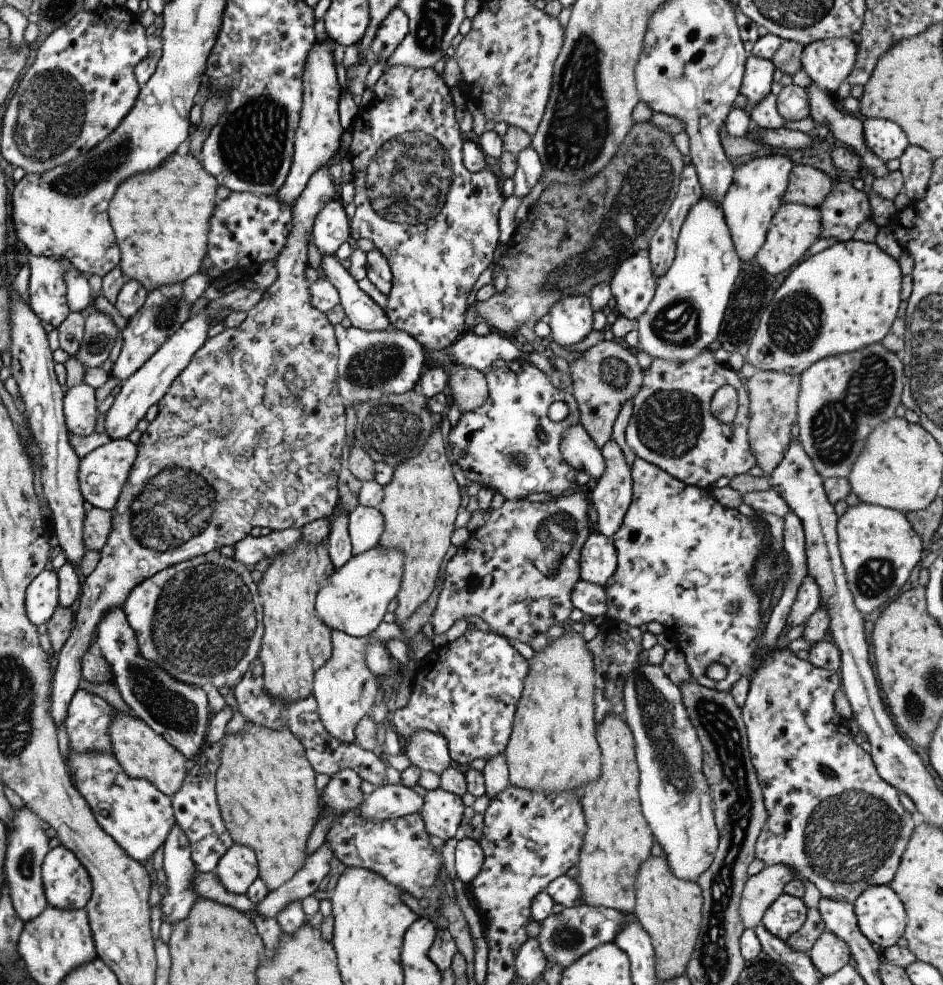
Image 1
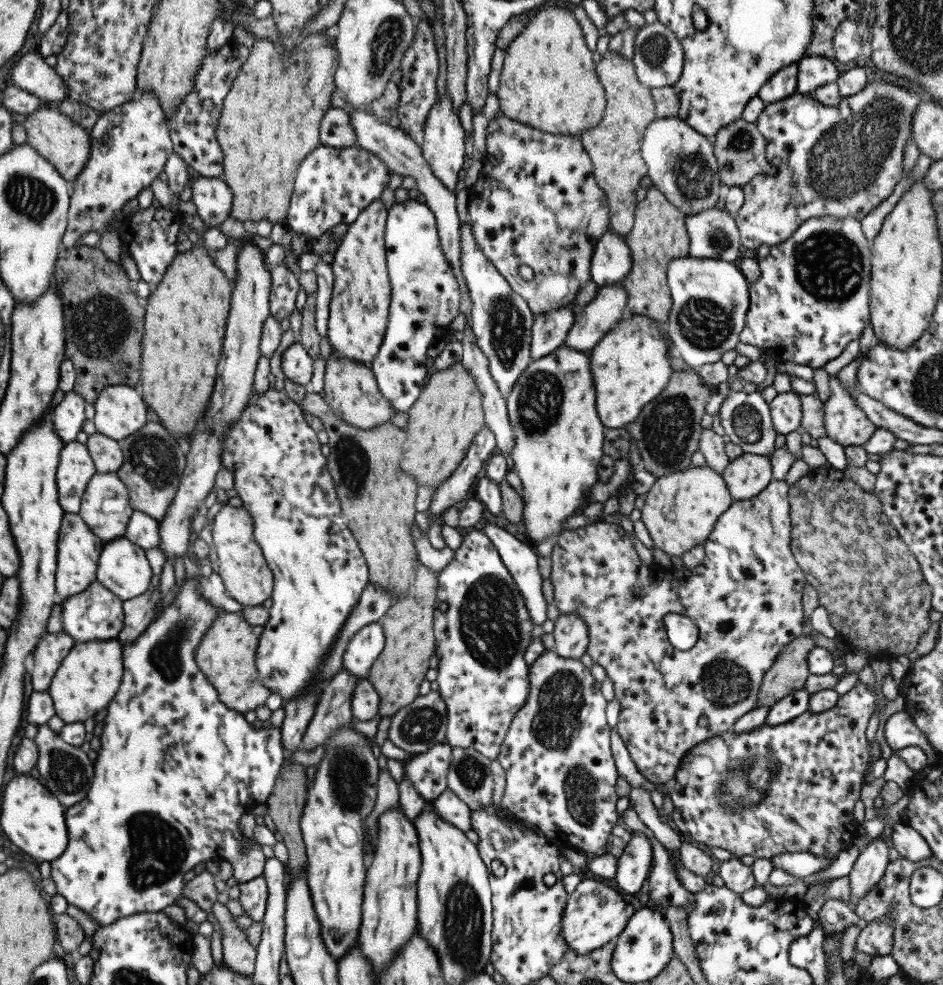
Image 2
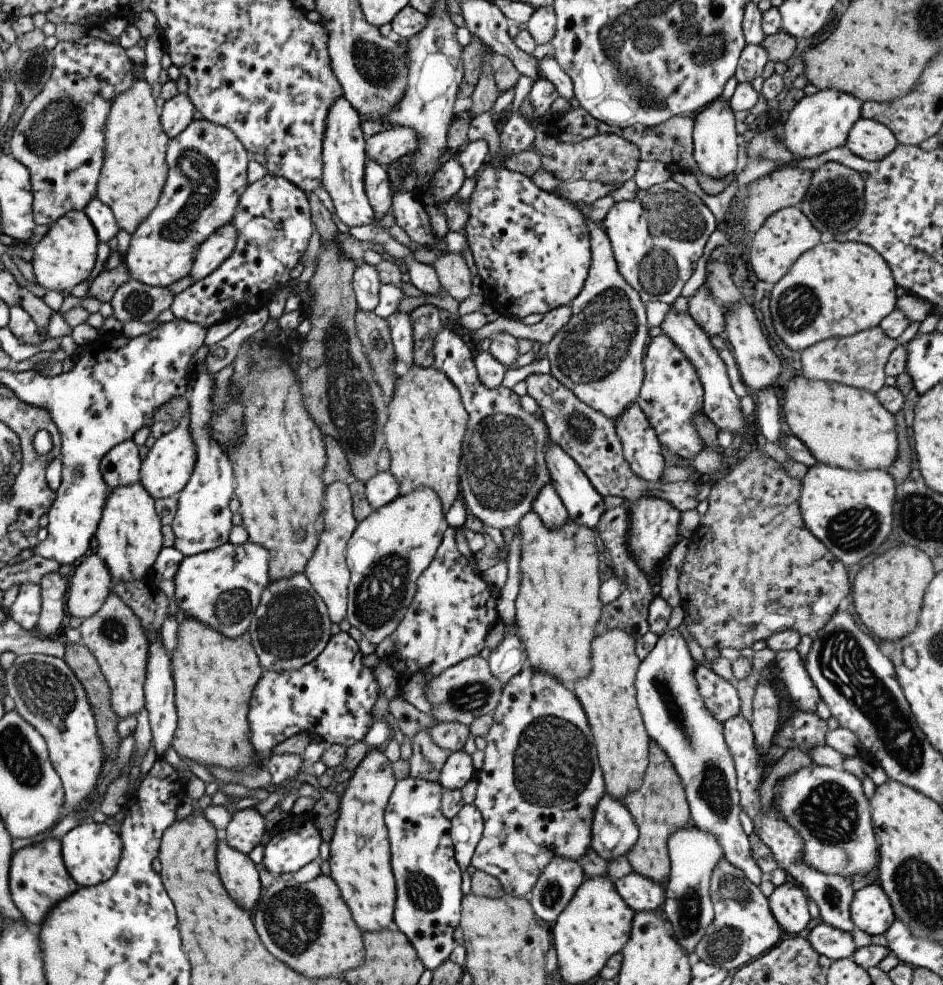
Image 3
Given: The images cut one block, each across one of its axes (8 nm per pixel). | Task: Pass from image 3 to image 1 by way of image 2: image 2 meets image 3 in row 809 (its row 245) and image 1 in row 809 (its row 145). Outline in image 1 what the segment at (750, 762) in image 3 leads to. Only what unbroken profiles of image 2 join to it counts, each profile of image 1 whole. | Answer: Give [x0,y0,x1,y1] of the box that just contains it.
[741,648,915,904]

